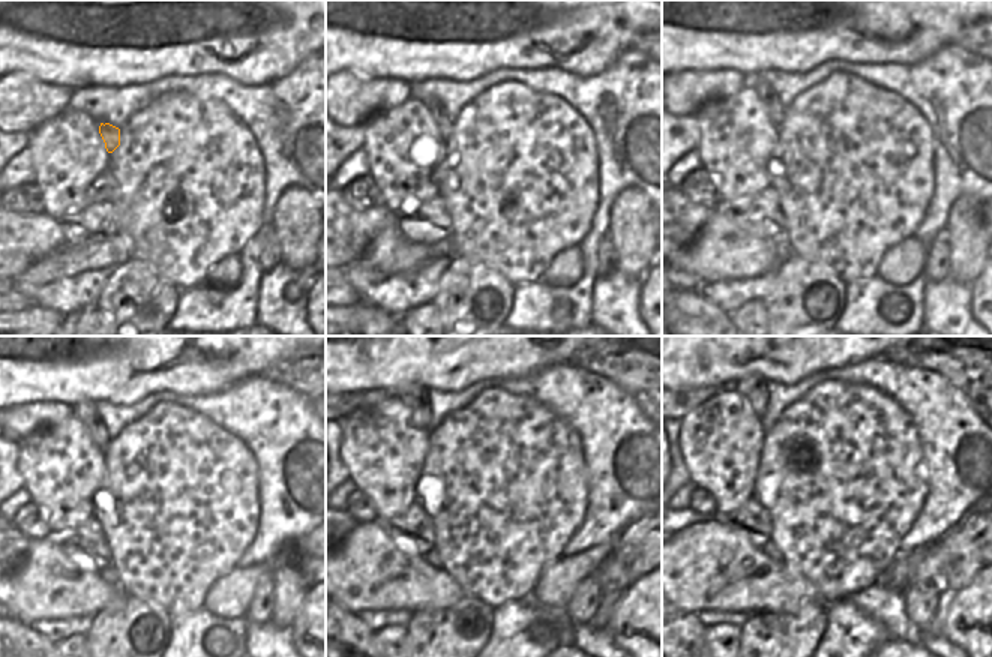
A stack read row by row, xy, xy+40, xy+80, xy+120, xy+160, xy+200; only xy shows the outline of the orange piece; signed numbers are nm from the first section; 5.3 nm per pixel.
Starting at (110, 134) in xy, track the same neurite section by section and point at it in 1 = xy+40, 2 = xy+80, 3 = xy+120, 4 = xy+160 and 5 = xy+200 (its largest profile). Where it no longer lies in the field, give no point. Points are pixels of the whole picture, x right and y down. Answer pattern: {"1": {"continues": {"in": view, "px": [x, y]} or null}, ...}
{"1": {"continues": {"in": "xy+40", "px": [444, 125]}}, "2": {"continues": {"in": "xy+80", "px": [758, 81]}}, "3": {"continues": {"in": "xy+120", "px": [86, 411]}}, "4": {"continues": {"in": "xy+160", "px": [416, 396]}}, "5": {"continues": {"in": "xy+200", "px": [754, 389]}}}

